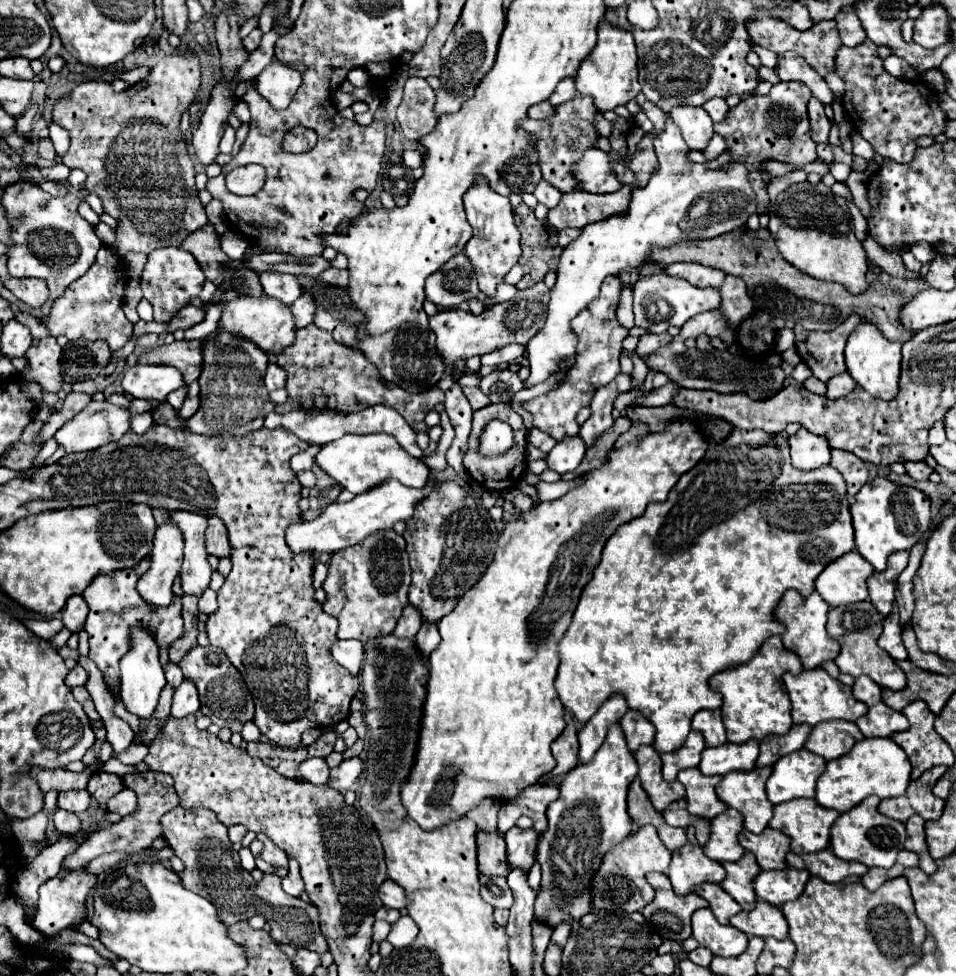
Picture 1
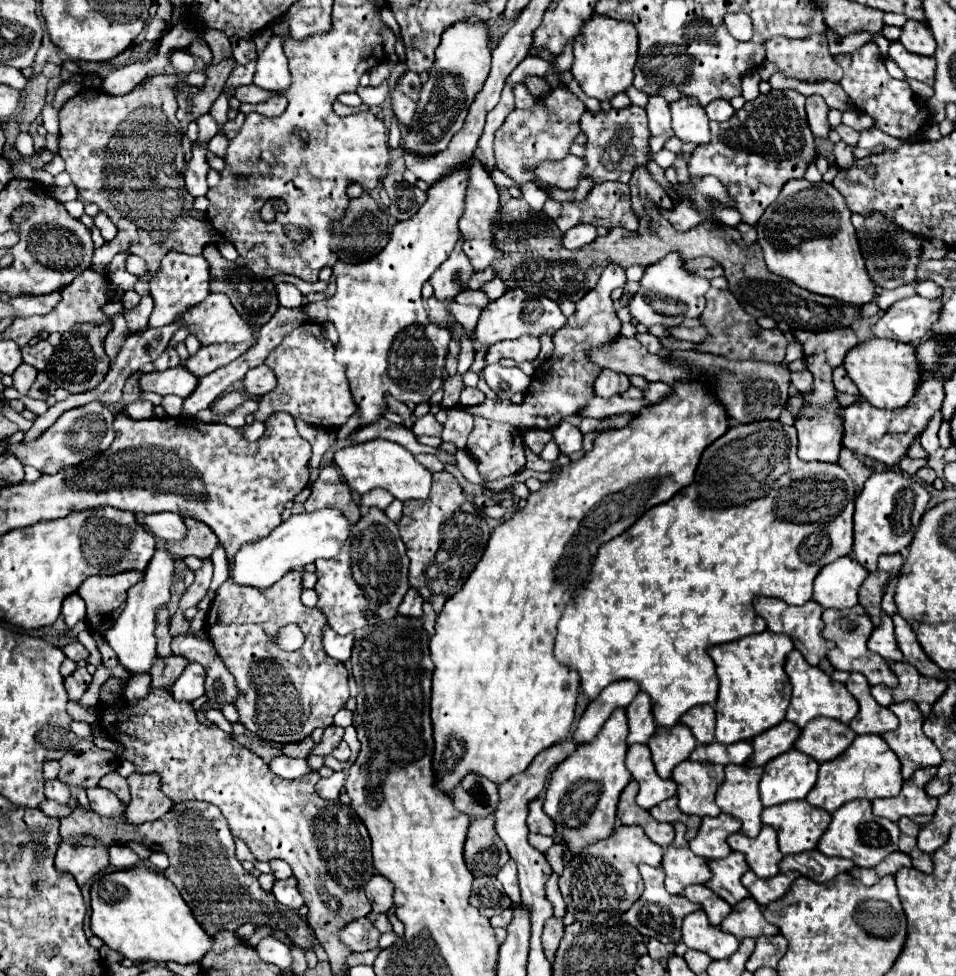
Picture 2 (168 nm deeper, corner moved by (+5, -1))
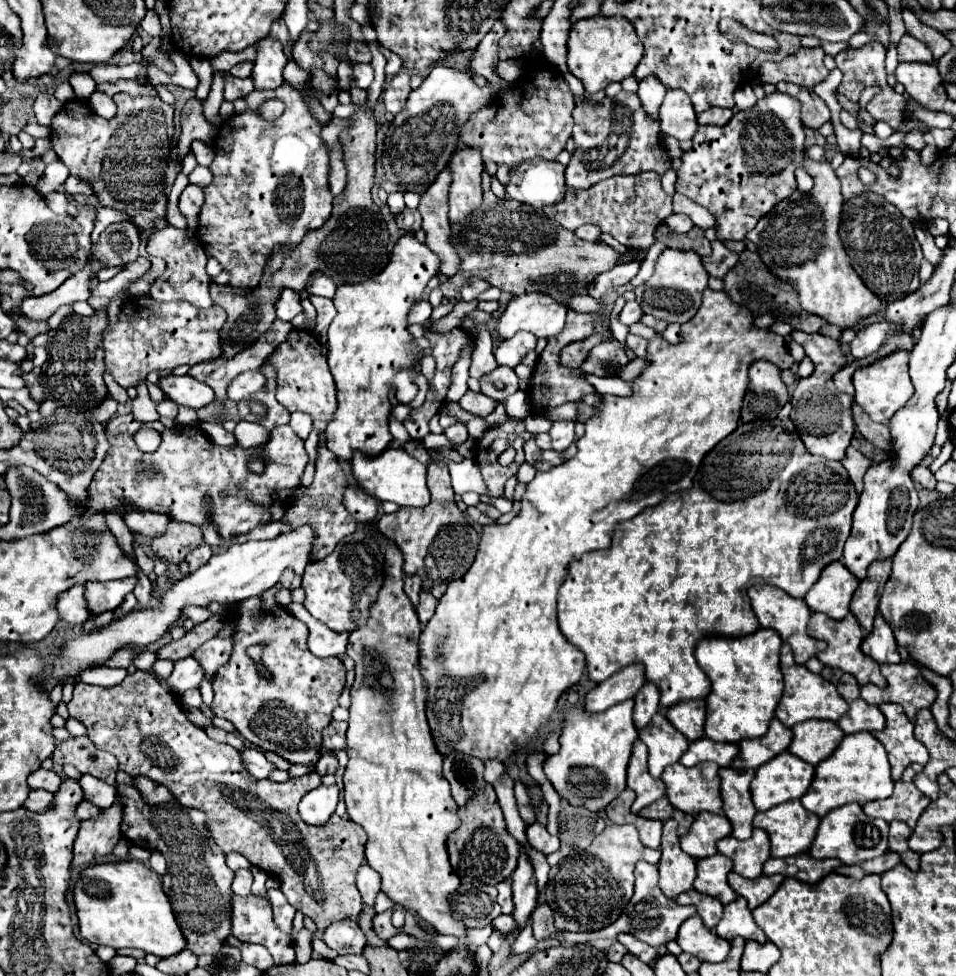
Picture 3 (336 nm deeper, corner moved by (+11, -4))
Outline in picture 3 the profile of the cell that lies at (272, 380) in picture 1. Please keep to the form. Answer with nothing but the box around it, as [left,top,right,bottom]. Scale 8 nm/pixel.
[227,371,265,401]

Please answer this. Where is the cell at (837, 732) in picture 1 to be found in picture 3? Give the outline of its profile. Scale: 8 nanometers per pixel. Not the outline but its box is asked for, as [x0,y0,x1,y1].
[789,721,845,765]

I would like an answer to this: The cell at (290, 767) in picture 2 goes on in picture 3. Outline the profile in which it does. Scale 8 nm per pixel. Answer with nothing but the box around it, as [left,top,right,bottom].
[243,749,277,779]

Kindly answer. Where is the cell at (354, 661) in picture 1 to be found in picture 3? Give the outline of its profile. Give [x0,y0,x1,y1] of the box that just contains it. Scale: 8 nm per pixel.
[287,603,349,657]

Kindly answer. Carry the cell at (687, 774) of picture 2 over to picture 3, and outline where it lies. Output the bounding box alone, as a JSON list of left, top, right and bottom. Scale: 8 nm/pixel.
[661,762,721,815]

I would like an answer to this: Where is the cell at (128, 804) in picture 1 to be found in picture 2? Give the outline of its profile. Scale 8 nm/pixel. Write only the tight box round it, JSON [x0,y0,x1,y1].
[87,786,123,816]

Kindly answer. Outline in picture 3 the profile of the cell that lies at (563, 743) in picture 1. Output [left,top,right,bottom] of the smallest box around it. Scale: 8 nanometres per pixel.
[485,761,509,785]

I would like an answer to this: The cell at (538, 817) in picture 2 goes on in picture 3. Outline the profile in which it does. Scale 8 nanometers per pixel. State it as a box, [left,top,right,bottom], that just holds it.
[527,821,559,855]

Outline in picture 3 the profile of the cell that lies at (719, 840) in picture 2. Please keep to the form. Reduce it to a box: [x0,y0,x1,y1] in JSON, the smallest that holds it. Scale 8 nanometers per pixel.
[681,813,731,859]

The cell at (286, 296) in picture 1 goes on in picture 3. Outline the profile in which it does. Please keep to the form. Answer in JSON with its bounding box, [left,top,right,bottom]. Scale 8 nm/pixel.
[277,289,303,321]

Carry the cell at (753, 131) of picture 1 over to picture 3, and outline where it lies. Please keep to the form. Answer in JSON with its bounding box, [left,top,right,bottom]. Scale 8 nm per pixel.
[675,107,805,239]

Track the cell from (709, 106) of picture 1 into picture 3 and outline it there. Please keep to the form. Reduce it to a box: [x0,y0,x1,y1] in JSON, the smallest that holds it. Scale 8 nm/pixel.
[697,107,733,125]

